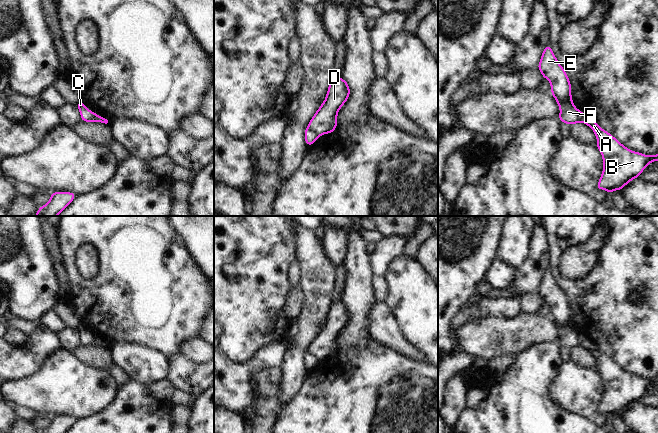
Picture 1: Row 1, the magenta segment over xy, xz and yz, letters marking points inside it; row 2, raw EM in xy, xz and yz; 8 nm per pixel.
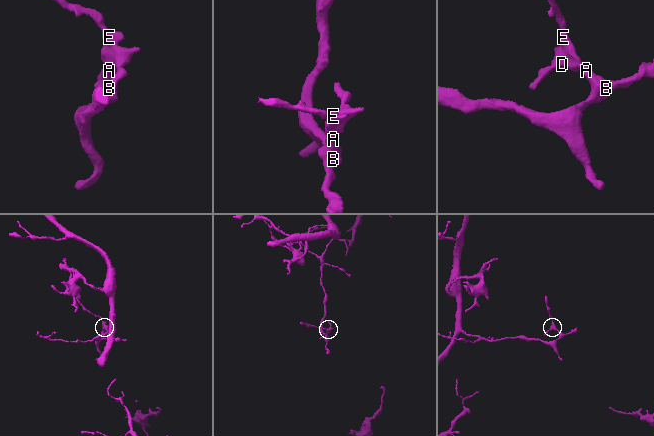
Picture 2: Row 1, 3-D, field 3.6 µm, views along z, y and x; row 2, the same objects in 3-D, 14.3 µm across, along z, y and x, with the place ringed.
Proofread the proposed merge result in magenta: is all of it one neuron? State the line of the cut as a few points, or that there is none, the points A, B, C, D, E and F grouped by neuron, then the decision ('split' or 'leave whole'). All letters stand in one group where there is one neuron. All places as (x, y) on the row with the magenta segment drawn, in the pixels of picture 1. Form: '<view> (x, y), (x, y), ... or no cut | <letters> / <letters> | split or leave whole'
yz (555, 98), (572, 104) | A B C E / D F | split

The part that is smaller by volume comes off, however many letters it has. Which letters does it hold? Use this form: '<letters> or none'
D, F

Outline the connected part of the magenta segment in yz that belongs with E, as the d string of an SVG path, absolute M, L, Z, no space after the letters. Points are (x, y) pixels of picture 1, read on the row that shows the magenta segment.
M550 45L546 46L537 67L551 83L551 93L555 99L571 103L571 84L563 67L558 63Z

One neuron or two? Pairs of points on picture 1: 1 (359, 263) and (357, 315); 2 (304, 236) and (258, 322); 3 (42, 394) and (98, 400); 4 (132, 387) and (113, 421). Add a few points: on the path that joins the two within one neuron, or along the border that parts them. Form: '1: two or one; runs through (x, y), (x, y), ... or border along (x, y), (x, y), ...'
1: one; runs through (358, 276), (358, 302)
2: two; border along (294, 226), (296, 259)
3: one; runs through (56, 394), (84, 394)
4: one; runs through (130, 395), (121, 405), (118, 413)

